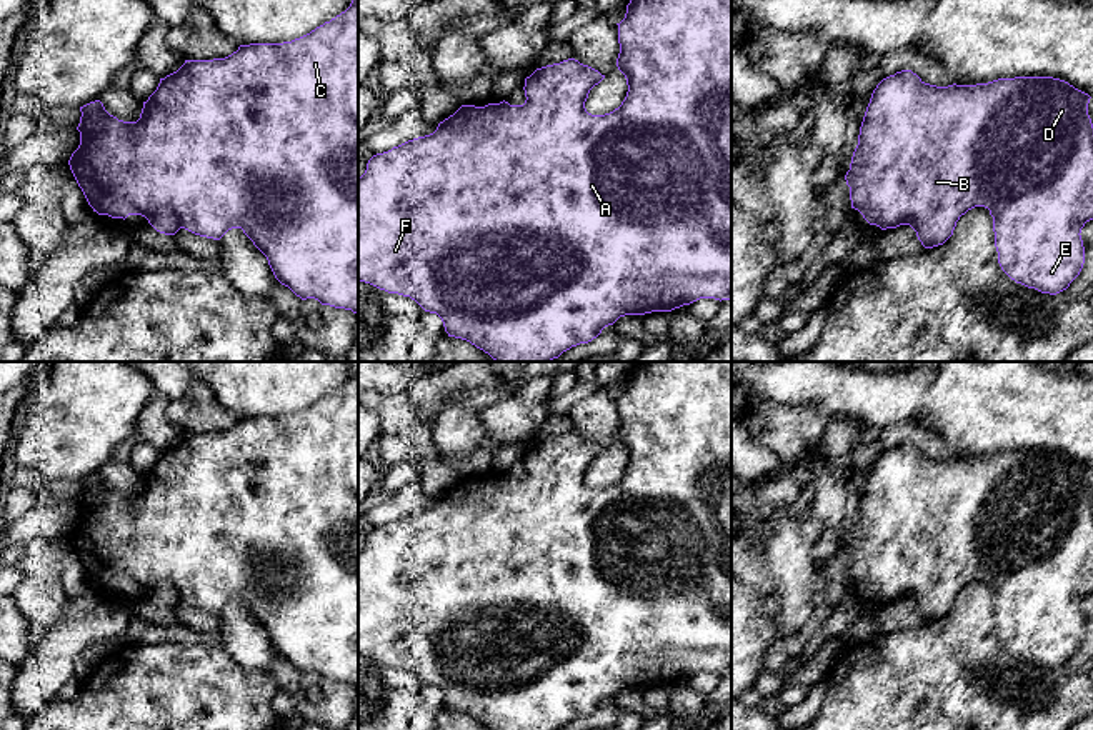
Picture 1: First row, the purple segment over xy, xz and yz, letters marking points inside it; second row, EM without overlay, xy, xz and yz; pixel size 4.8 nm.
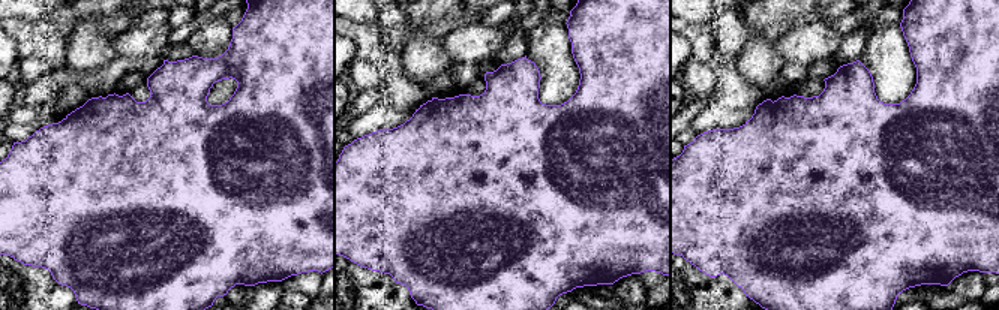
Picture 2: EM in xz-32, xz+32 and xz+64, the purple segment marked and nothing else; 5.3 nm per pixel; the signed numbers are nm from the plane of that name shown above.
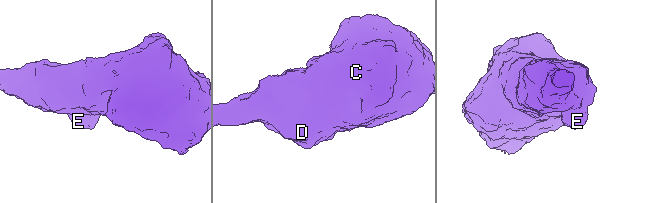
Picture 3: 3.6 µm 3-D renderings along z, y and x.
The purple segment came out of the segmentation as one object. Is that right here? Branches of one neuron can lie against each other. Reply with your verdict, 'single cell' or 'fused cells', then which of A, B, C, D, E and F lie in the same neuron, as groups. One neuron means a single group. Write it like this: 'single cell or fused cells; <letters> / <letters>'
single cell; A B C D E F

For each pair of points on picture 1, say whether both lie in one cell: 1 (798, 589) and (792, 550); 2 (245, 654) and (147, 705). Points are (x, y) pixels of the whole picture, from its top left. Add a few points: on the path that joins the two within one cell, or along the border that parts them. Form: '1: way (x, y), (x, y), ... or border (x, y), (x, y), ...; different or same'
1: way (795, 579), (792, 560); same
2: border (220, 645), (244, 670), (264, 670), (267, 674); different

